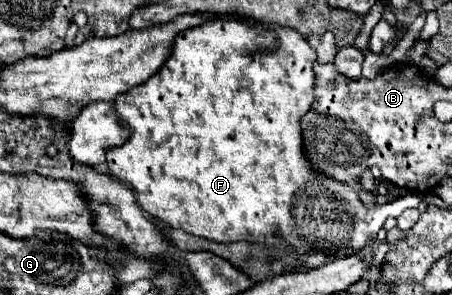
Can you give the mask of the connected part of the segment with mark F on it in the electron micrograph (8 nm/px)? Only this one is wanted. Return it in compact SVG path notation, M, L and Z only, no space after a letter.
M223 16L223 18L209 20L209 22L205 22L197 28L189 28L189 30L181 32L175 38L175 46L173 46L173 52L167 58L167 62L147 82L131 88L129 92L117 96L117 100L115 100L117 116L131 130L131 138L123 146L117 146L117 148L107 152L107 164L111 168L111 174L117 180L131 186L131 190L137 196L137 202L141 204L141 208L151 218L161 220L163 224L167 224L171 228L181 228L181 230L185 230L193 236L201 236L201 238L207 238L207 240L213 240L213 242L241 242L241 240L245 240L245 242L261 244L261 246L275 250L275 252L277 250L279 252L319 250L323 254L335 252L333 254L335 258L349 256L351 252L365 246L369 236L377 234L389 216L397 218L403 210L417 208L417 204L423 200L423 196L409 192L407 196L401 196L401 198L397 198L397 200L393 200L391 204L385 204L385 206L381 206L381 204L363 206L363 202L357 198L357 194L355 194L355 190L351 190L351 186L347 186L343 182L335 182L335 180L327 178L325 174L319 174L311 166L311 162L305 156L305 148L303 148L301 118L311 110L311 104L315 100L315 94L313 94L313 82L315 82L313 62L315 60L317 60L315 50L293 28L277 28L277 30L259 28L257 30L255 26L251 26L243 20Z

